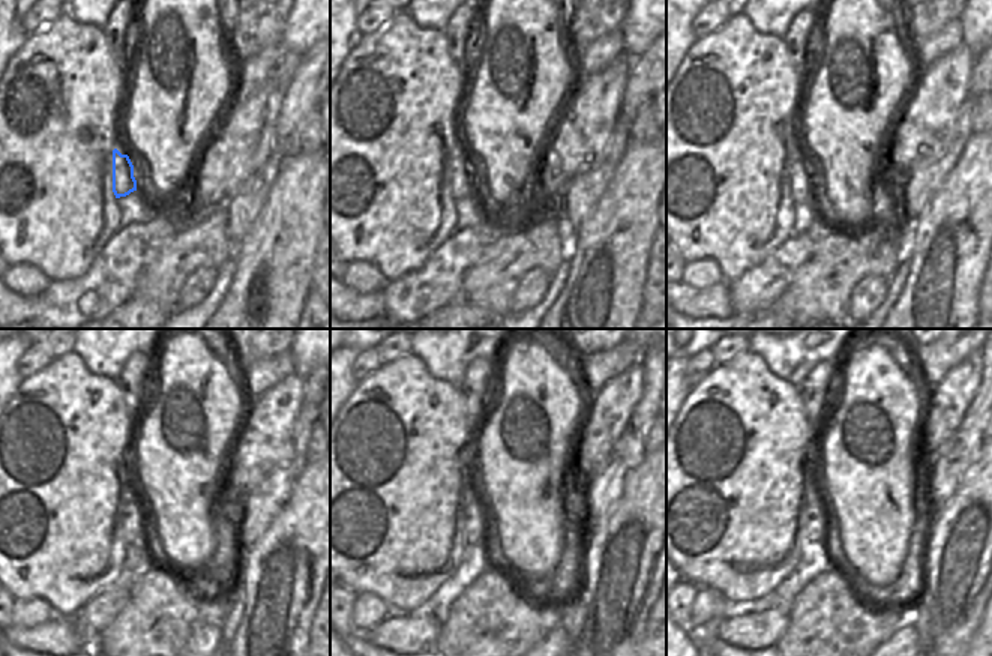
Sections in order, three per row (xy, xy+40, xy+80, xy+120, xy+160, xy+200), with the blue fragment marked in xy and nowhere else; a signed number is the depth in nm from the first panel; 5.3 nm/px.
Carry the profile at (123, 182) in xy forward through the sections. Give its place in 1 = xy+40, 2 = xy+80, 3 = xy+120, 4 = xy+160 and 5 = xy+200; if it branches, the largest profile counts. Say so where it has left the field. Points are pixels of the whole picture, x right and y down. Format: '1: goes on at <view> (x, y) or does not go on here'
1: goes on at xy+40 (462, 179)
2: goes on at xy+80 (802, 179)
3: goes on at xy+120 (135, 524)
4: goes on at xy+160 (477, 529)
5: goes on at xy+200 (818, 530)

